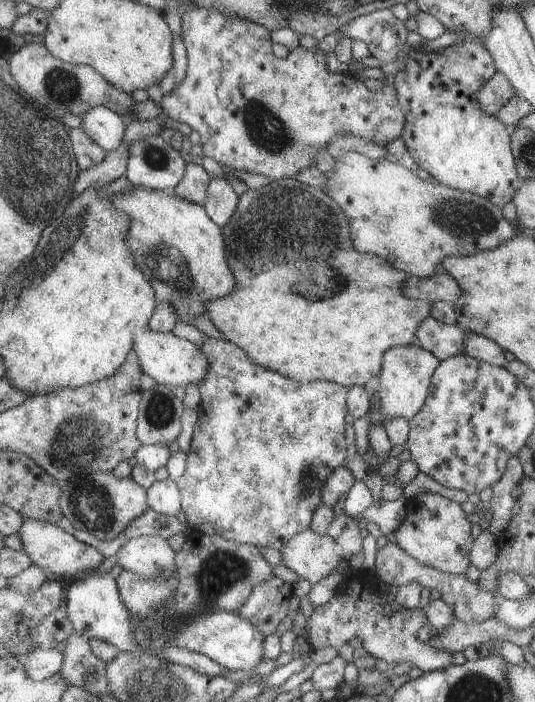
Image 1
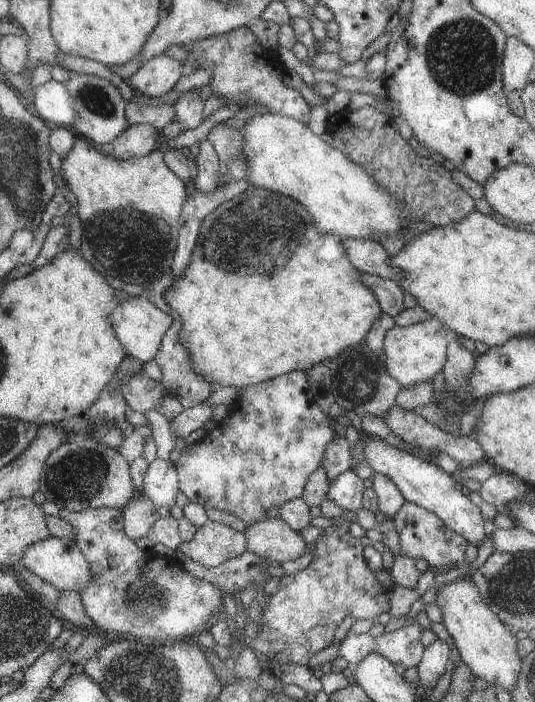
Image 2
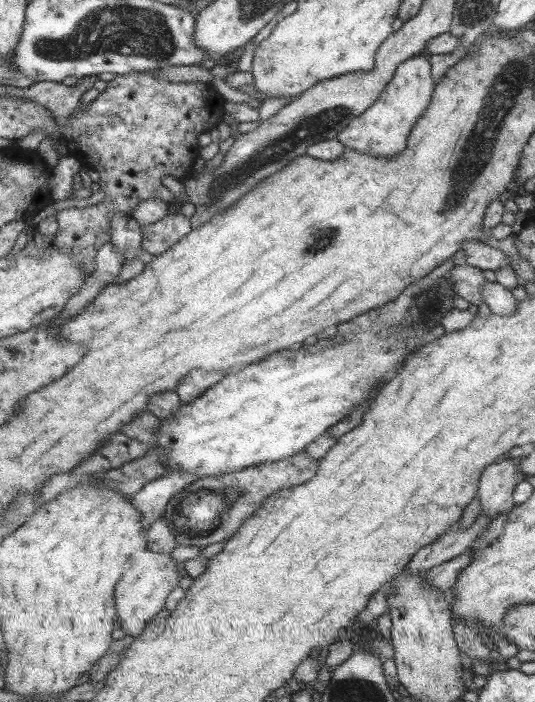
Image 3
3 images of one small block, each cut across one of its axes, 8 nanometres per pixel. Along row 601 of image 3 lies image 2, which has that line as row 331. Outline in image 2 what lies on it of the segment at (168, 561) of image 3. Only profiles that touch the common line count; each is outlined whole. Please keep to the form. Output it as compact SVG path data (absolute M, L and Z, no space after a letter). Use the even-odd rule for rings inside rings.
M127 296L125 300L119 302L119 306L111 312L109 316L111 328L118 335L119 342L127 348L127 354L139 362L147 362L154 358L158 352L159 342L169 328L172 321L170 313L164 313L159 308L153 306L144 296Z

